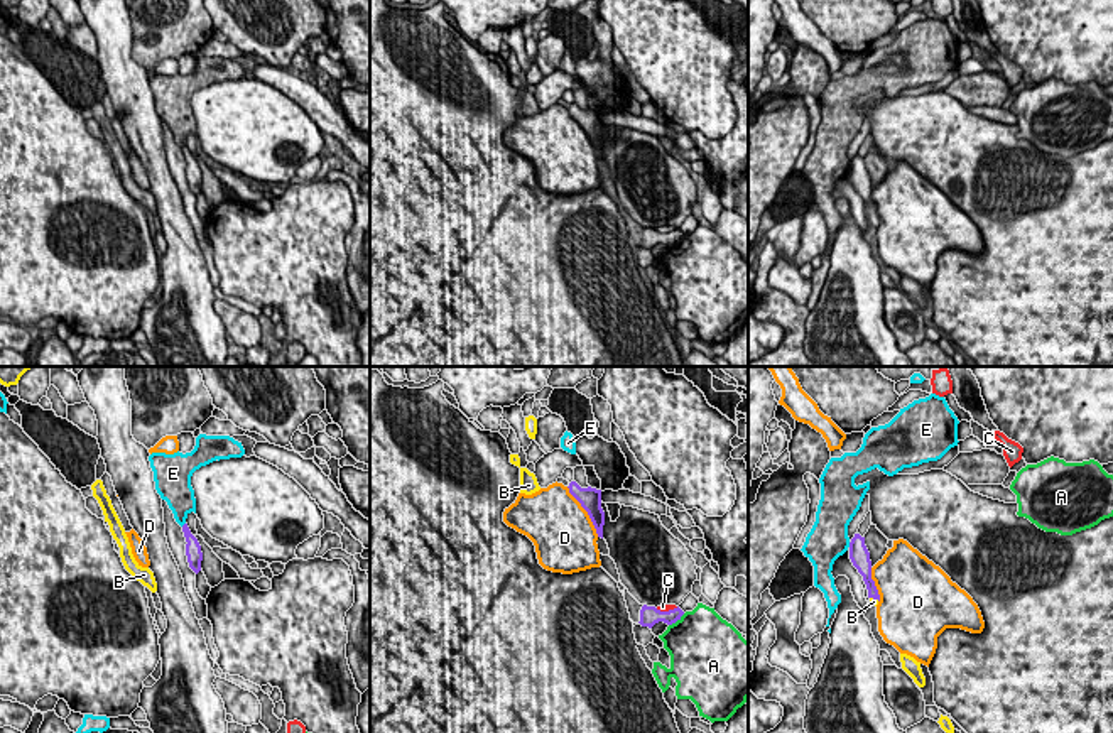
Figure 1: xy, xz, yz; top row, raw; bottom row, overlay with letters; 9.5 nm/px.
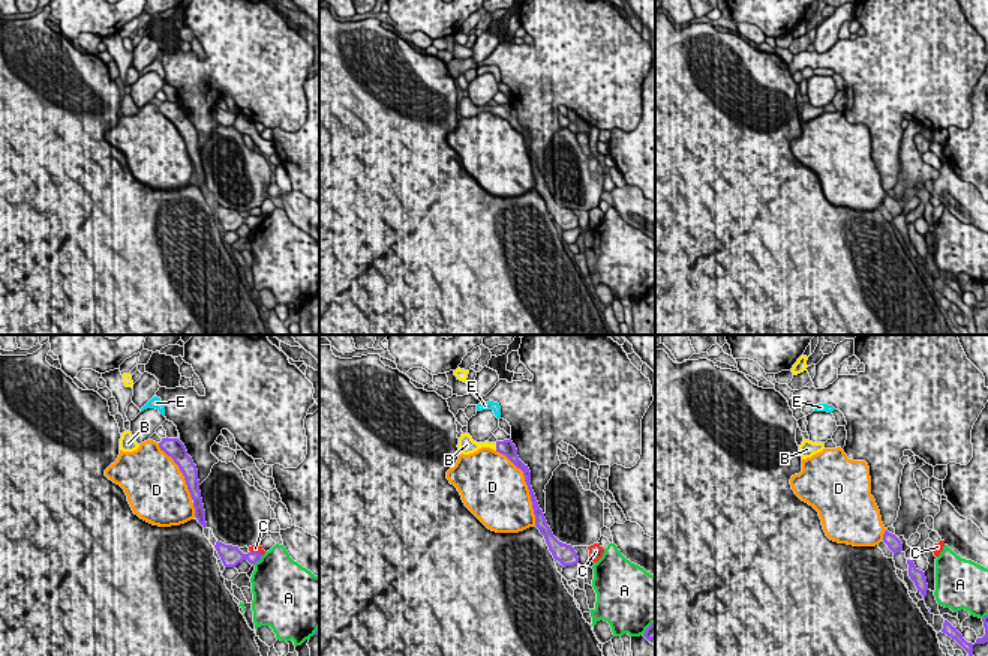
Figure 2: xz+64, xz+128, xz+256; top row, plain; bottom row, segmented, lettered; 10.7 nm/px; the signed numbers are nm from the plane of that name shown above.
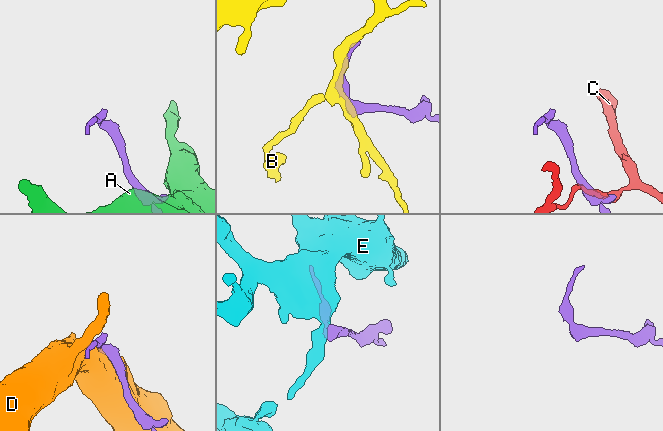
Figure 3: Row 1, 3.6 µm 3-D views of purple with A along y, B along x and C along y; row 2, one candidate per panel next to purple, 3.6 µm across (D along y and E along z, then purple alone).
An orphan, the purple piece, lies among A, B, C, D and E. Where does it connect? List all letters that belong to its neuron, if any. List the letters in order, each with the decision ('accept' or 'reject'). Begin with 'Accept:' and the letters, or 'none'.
Accept: B
A: reject
B: accept
C: reject
D: reject
E: reject

